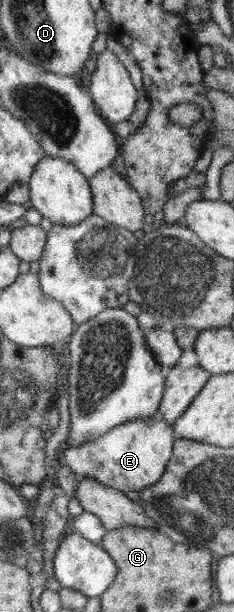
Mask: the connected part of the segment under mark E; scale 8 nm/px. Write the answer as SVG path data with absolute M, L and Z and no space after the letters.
M155 414L155 416L137 418L137 420L129 420L126 424L119 424L106 434L89 440L86 444L63 445L59 450L58 464L68 465L74 471L74 474L78 476L78 480L89 478L119 491L130 489L139 492L160 480L172 456L175 439L173 428L160 414Z

